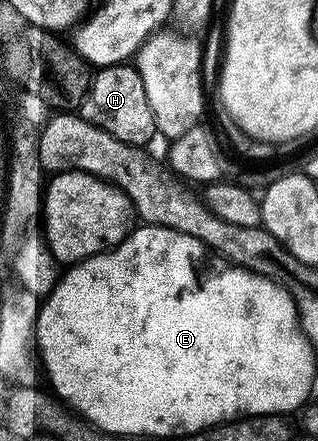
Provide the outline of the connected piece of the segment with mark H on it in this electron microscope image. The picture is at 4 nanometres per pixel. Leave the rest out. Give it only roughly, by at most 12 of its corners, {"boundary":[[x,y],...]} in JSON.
{"boundary":[[98,69],[81,115],[126,144],[157,132],[145,77]]}

